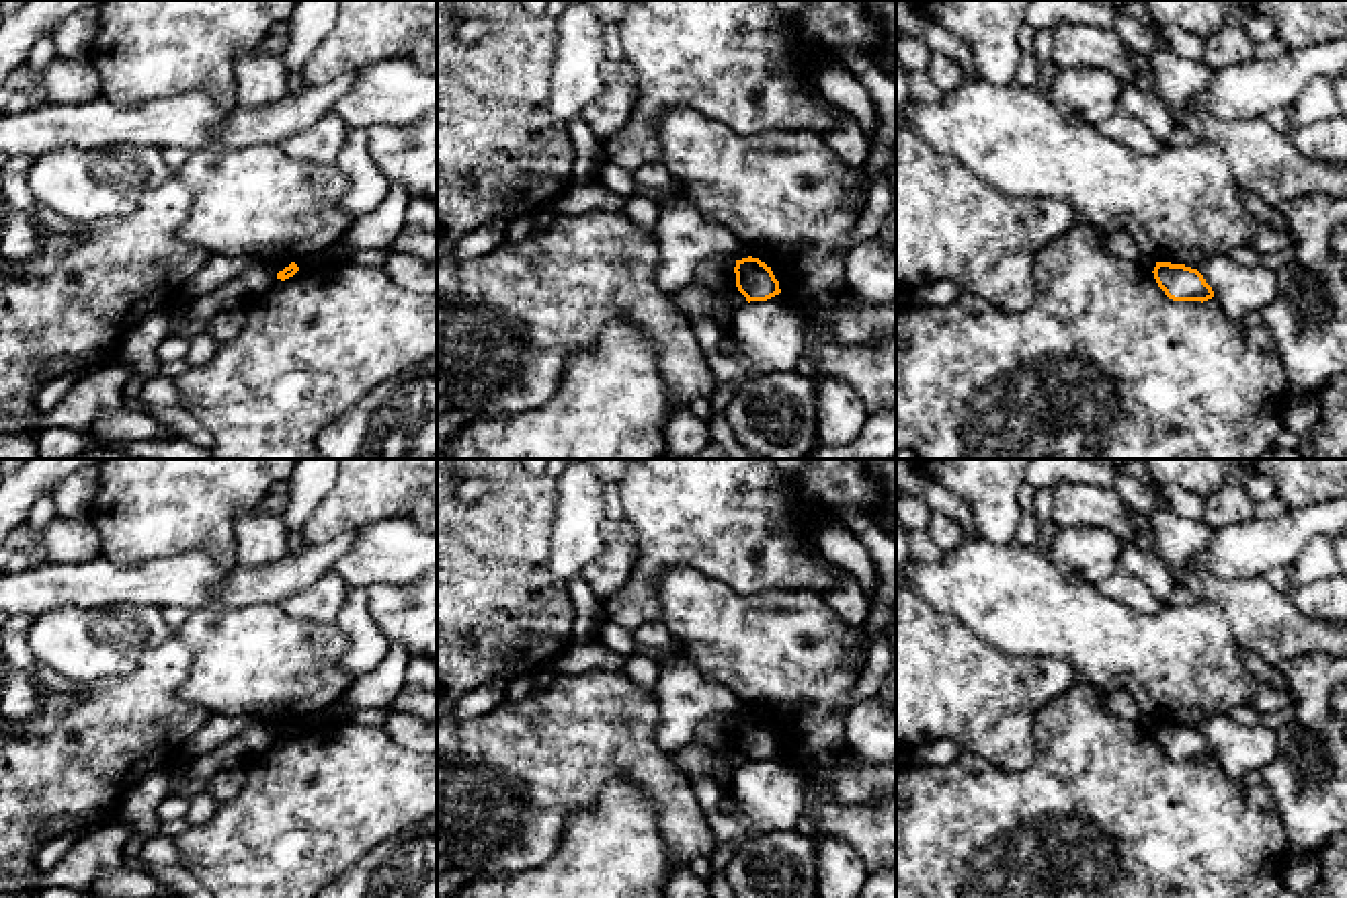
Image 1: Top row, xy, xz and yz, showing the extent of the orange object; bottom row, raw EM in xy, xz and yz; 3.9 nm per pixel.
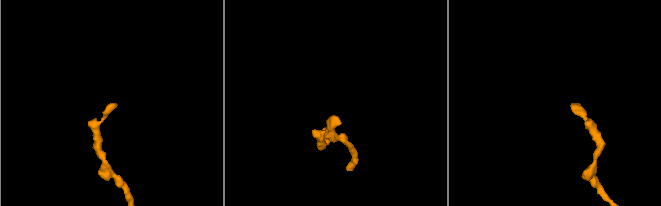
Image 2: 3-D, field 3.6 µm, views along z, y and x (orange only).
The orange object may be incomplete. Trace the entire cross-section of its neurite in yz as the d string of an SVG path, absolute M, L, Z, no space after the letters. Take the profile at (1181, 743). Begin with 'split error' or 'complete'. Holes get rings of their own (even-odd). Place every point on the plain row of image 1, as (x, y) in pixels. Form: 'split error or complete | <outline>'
complete | M1156 722L1154 738L1165 754L1173 761L1208 761L1214 757L1212 746L1206 742L1197 728L1185 724Z

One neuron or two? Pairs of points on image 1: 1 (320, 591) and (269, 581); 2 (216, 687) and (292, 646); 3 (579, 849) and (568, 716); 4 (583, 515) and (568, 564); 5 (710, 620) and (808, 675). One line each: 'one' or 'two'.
1: two
2: one
3: two
4: one
5: one

